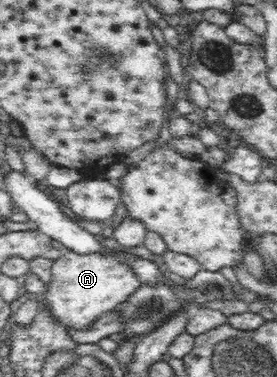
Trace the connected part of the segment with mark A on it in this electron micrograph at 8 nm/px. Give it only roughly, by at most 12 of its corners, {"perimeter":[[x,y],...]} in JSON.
{"perimeter":[[64,251],[42,311],[89,329],[140,286],[118,257]]}

